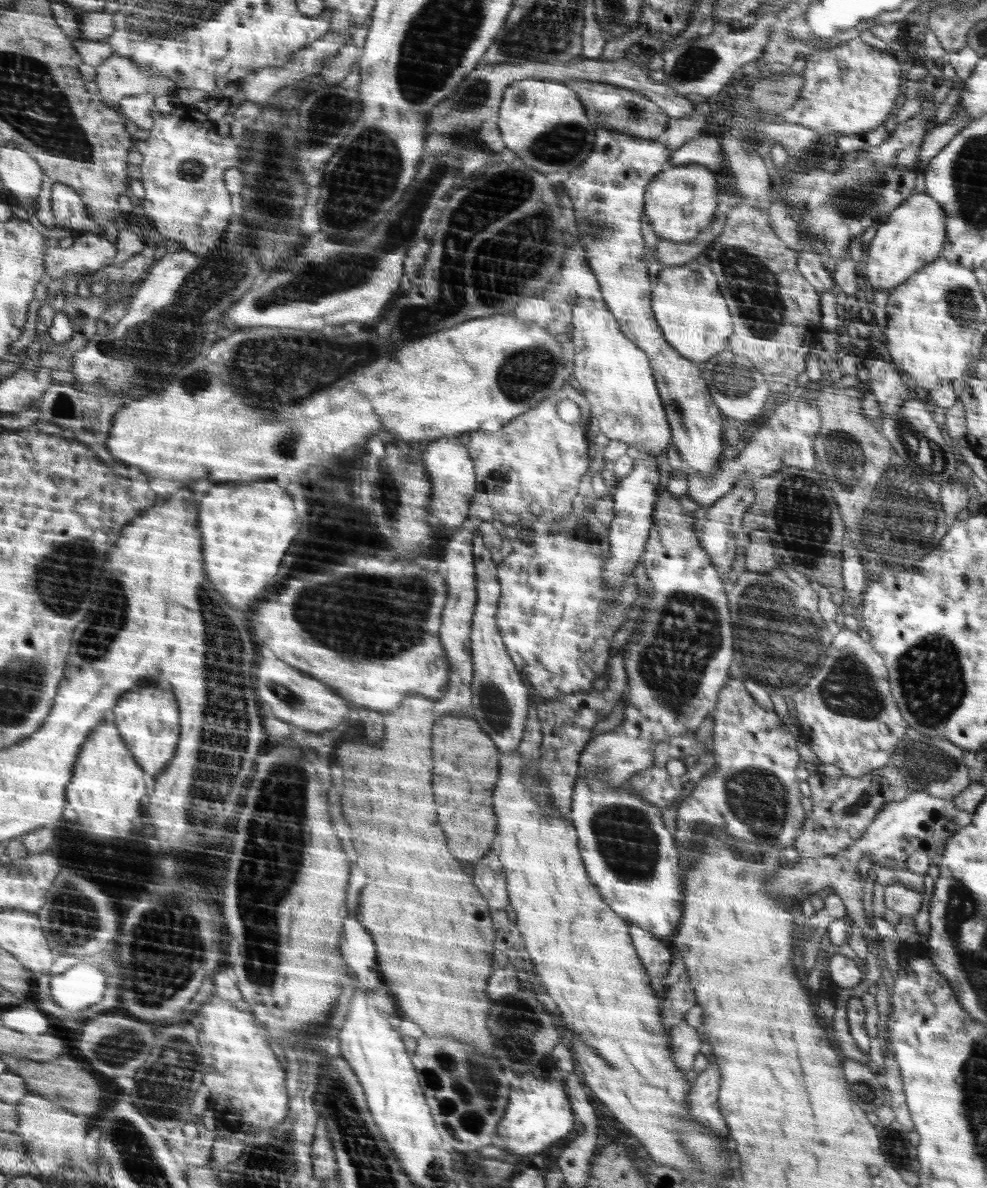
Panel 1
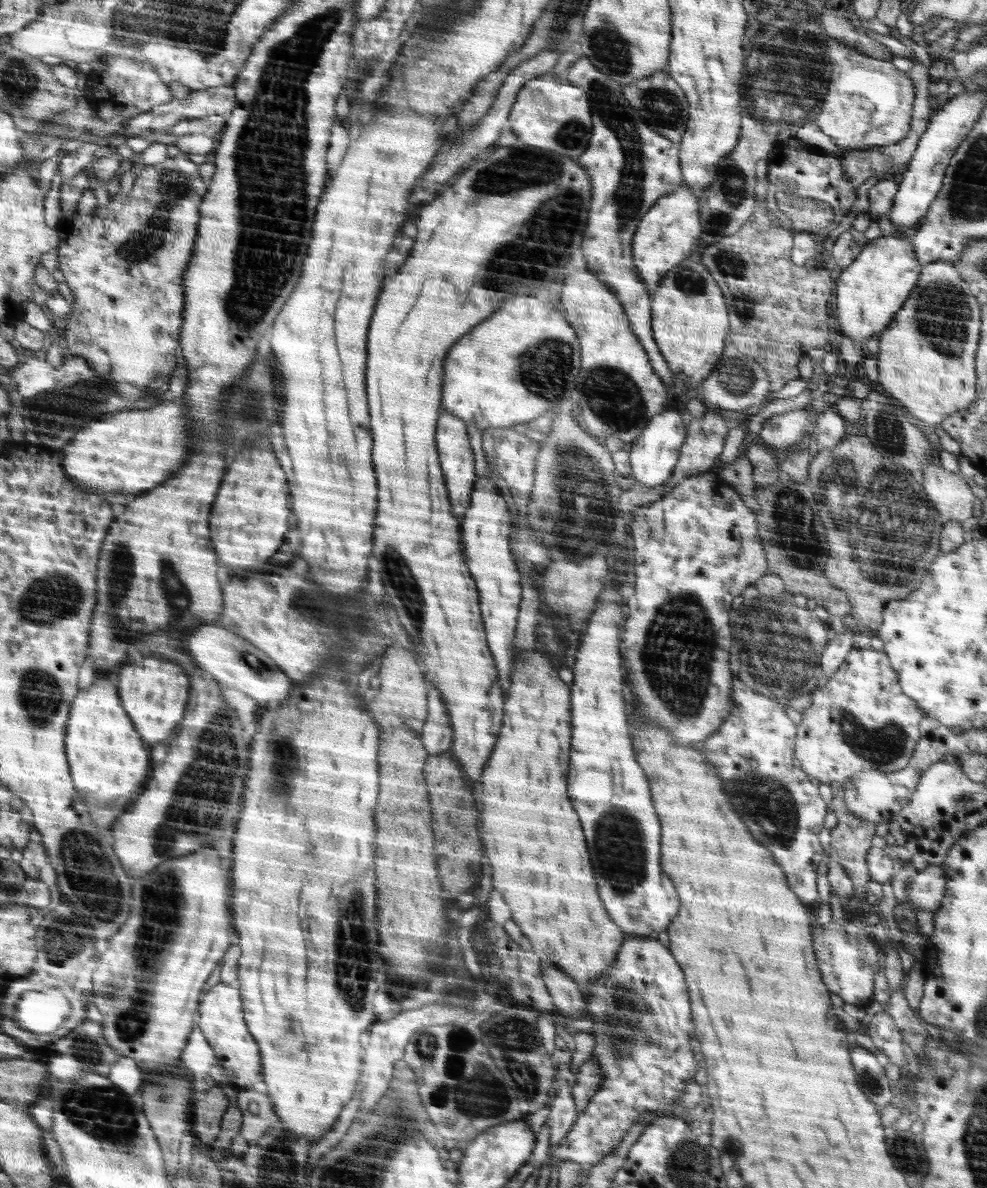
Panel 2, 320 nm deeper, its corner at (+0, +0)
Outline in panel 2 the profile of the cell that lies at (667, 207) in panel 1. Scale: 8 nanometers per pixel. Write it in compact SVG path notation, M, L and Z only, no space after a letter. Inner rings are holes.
M687 186L660 198L639 223L635 232L634 263L638 277L654 293L668 270L686 260L698 249L703 234L698 194Z

